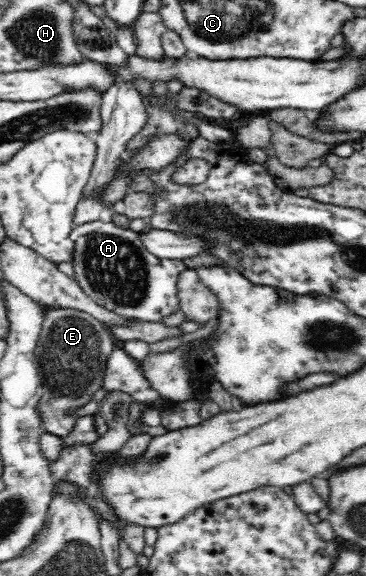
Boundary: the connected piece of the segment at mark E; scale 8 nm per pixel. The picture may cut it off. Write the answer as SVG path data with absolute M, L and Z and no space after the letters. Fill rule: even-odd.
M48 308L43 327L35 348L43 394L35 412L47 432L62 437L76 423L73 417L64 412L91 401L93 394L101 388L108 356L118 343L105 323L93 318L91 314L71 308Z

